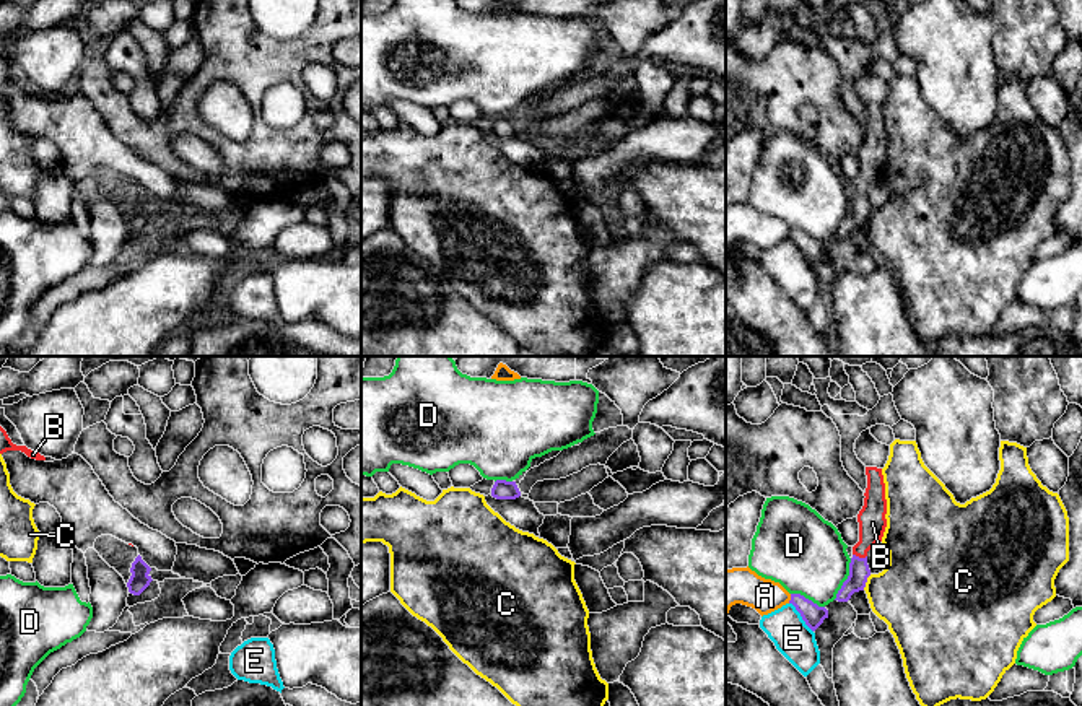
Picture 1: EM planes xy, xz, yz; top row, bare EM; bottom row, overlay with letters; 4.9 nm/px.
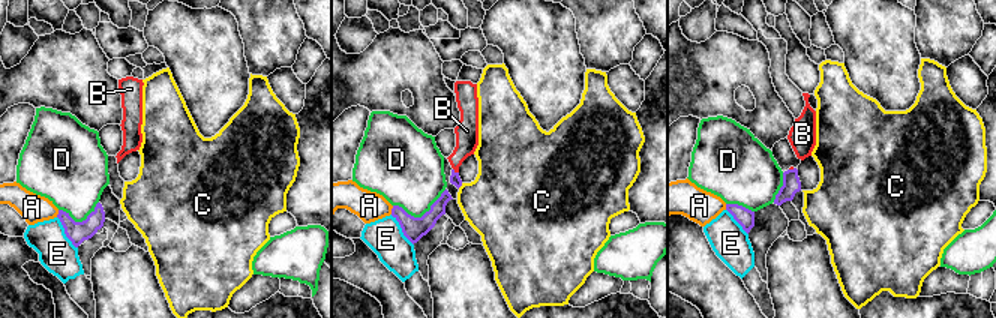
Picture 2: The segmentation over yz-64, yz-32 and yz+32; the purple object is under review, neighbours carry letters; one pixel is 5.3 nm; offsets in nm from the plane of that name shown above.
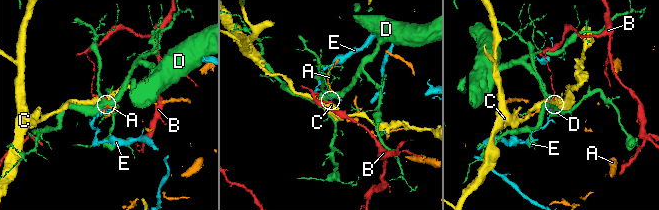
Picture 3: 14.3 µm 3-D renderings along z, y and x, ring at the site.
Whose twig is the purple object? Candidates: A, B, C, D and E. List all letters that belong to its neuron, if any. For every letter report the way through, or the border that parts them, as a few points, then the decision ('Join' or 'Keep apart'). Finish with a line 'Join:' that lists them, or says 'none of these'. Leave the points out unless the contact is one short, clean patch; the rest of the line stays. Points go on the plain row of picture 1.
A: Boundary: yz (791, 230), (788, 238). Keep apart
B: Path across: yz (859, 207), (858, 192), (872, 158). Join
C: Boundary: yz (871, 210), (863, 225). Keep apart
D: Keep apart
E: Keep apart
Join: B

